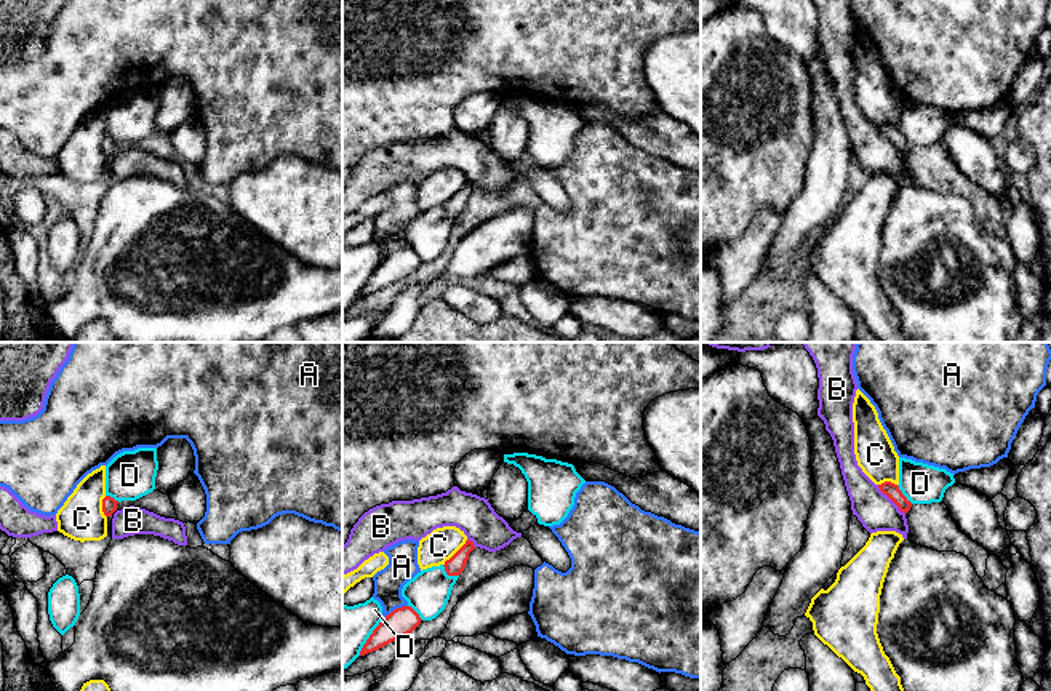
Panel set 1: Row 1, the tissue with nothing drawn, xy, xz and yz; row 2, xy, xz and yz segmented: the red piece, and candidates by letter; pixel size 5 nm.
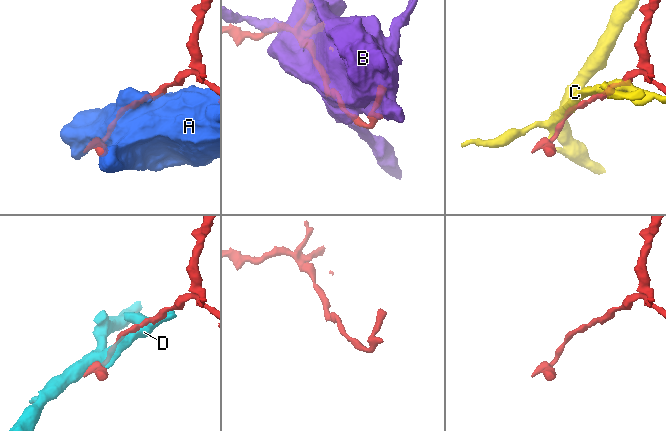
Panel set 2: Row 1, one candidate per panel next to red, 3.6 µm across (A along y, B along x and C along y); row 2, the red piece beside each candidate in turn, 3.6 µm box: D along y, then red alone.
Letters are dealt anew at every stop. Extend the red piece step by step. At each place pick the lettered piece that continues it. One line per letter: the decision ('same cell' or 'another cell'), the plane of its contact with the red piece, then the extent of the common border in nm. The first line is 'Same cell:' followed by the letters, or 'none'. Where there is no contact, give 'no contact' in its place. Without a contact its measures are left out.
Same cell: none
A: another cell; meets red in xz; contact 140 nm long
B: another cell; meets red in yz; contact 200 nm long
C: another cell; meets red in xz; contact 180 nm long
D: another cell; meets red in xz; contact 240 nm long

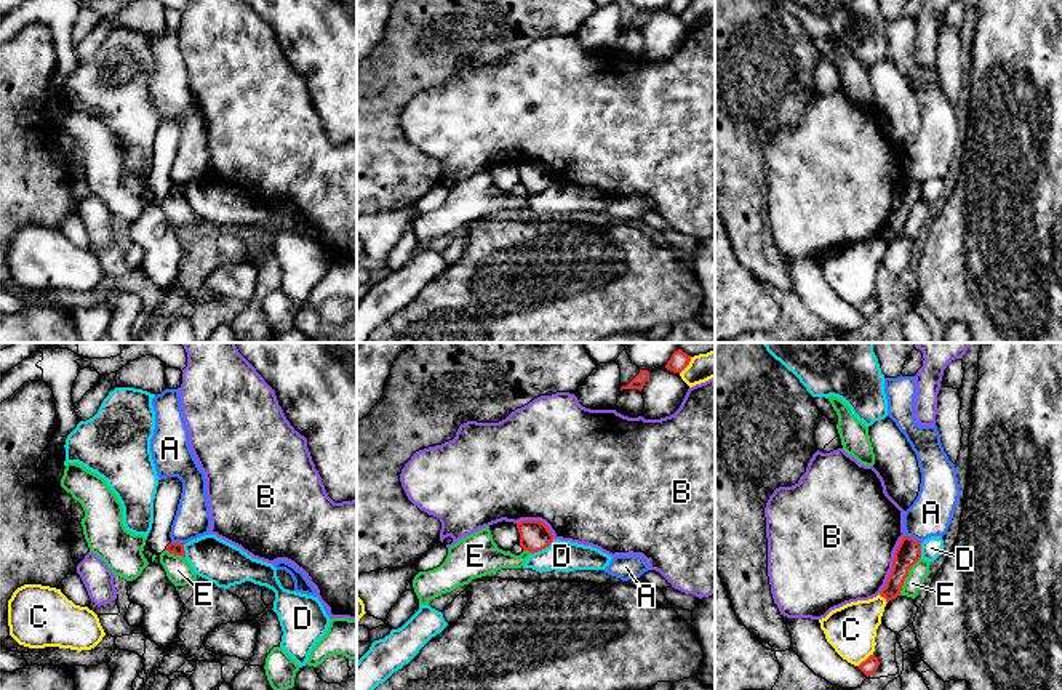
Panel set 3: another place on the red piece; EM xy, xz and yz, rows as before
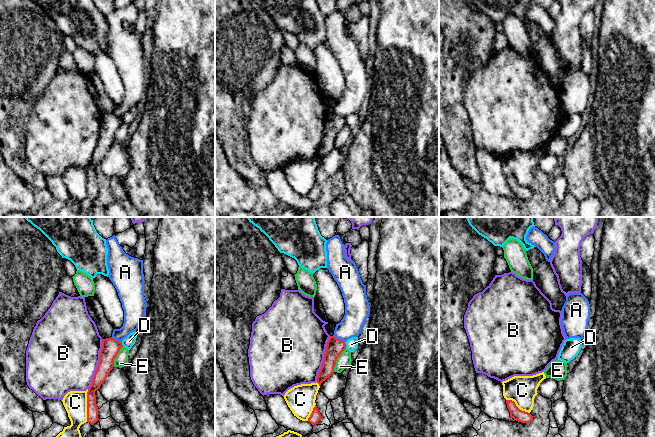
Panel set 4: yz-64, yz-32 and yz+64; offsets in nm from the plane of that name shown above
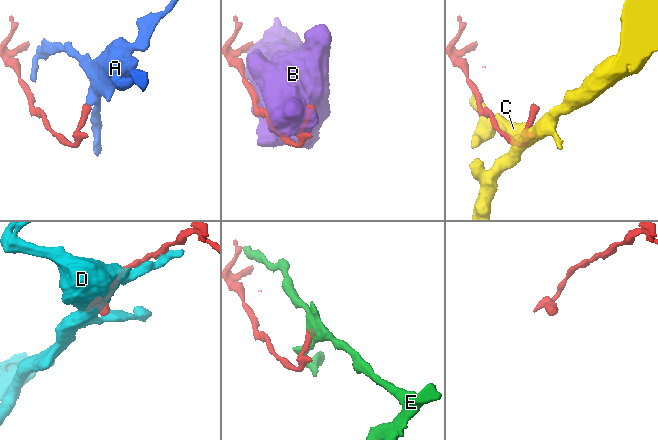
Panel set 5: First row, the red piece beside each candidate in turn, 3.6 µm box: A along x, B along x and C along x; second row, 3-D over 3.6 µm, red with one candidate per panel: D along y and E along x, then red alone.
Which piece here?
Same cell: none
A: another cell; meets red in yz; contact 90 nm long
B: another cell; meets red in yz; contact 320 nm long
C: another cell; meets red in yz; contact 100 nm long
D: another cell; meets red in xz; contact 140 nm long
E: another cell; meets red in yz; contact 220 nm long

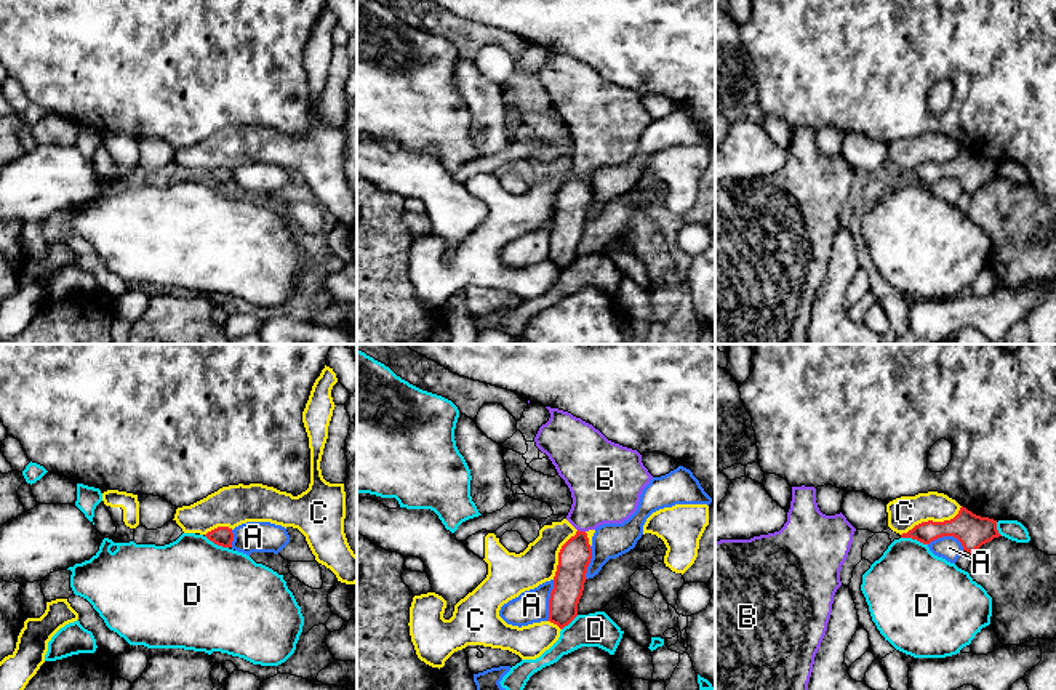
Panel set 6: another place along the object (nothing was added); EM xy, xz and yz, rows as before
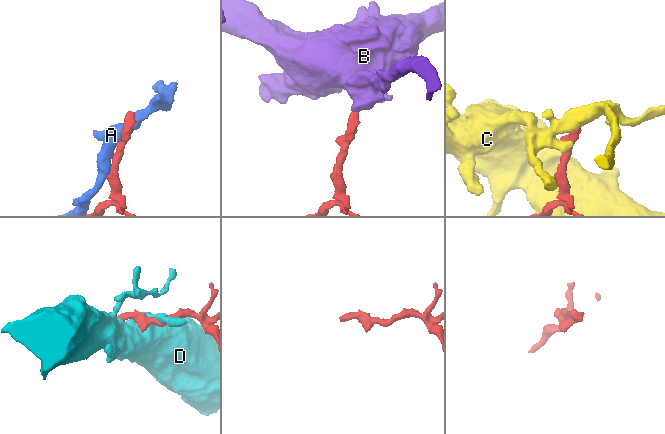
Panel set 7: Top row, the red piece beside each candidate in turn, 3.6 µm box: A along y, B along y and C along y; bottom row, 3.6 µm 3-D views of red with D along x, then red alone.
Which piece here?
Same cell: B
A: another cell; meets red in xz; contact 220 nm long
B: same cell; meets red in xz; contact 40 nm long
C: another cell; meets red in yz; contact 340 nm long
D: another cell; meets red in yz; contact 140 nm long

